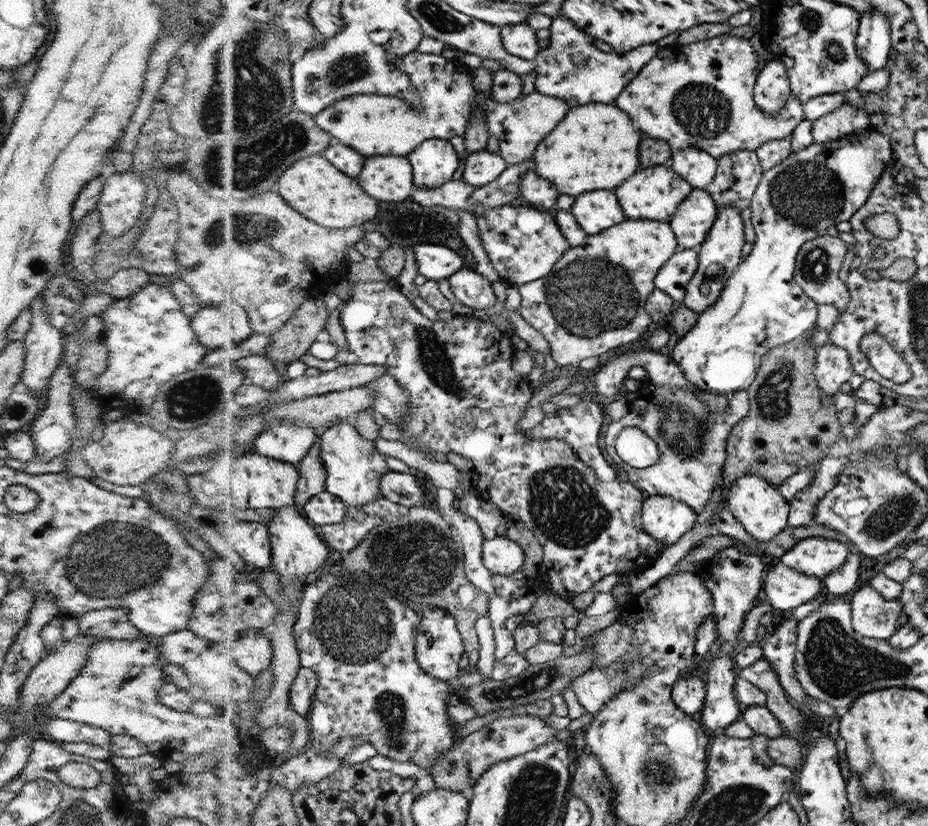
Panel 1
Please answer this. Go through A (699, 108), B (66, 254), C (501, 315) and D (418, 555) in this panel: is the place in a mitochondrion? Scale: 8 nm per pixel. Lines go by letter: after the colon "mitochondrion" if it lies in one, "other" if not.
A: mitochondrion
B: other
C: other
D: mitochondrion

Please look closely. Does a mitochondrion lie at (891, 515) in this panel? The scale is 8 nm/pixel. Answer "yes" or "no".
yes

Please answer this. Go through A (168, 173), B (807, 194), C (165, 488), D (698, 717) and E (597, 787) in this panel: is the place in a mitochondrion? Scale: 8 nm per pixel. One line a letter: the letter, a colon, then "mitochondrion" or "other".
A: other
B: mitochondrion
C: other
D: other
E: mitochondrion

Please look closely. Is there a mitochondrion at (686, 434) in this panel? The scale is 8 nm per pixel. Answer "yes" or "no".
yes

